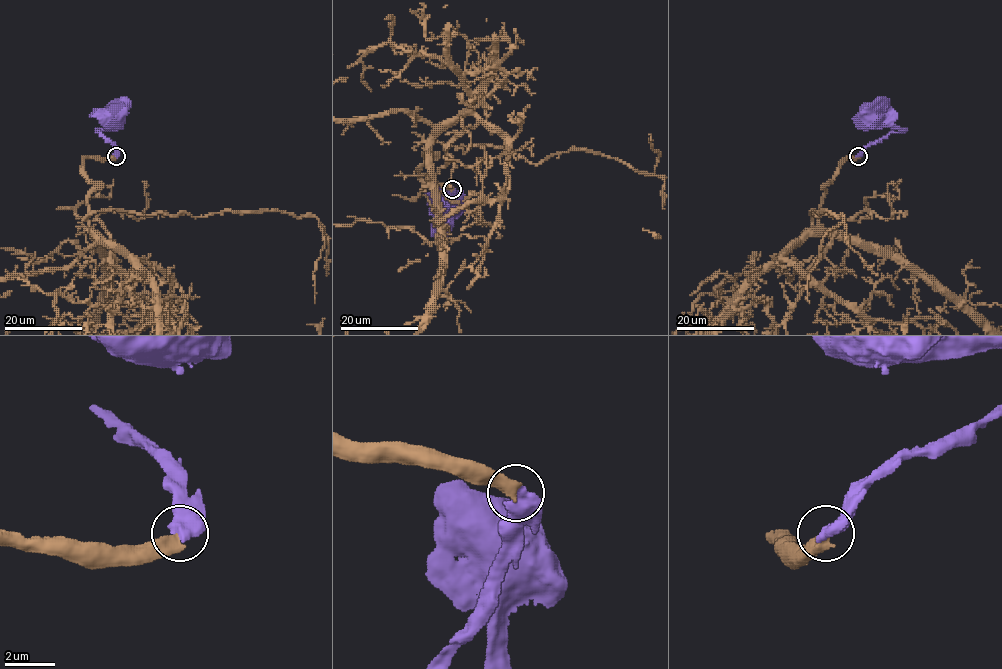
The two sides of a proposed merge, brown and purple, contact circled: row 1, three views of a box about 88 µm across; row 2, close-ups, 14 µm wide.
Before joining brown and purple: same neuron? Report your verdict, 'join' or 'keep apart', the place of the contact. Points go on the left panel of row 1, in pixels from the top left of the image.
keep apart | (116, 156)

